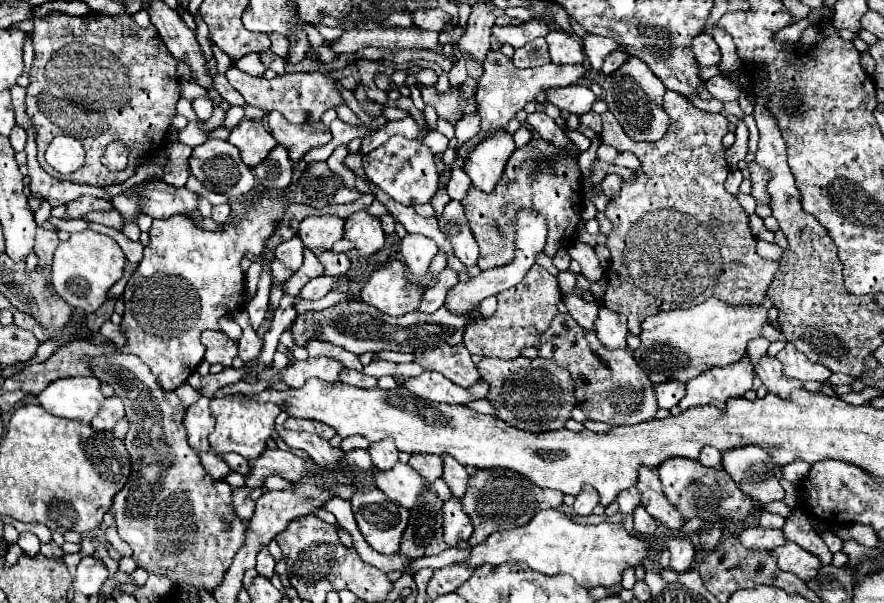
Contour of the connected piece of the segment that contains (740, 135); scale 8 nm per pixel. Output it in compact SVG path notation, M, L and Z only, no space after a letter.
M742 120L738 121L734 144L726 149L726 158L731 169L737 169L737 164L743 160L748 152L747 128Z

